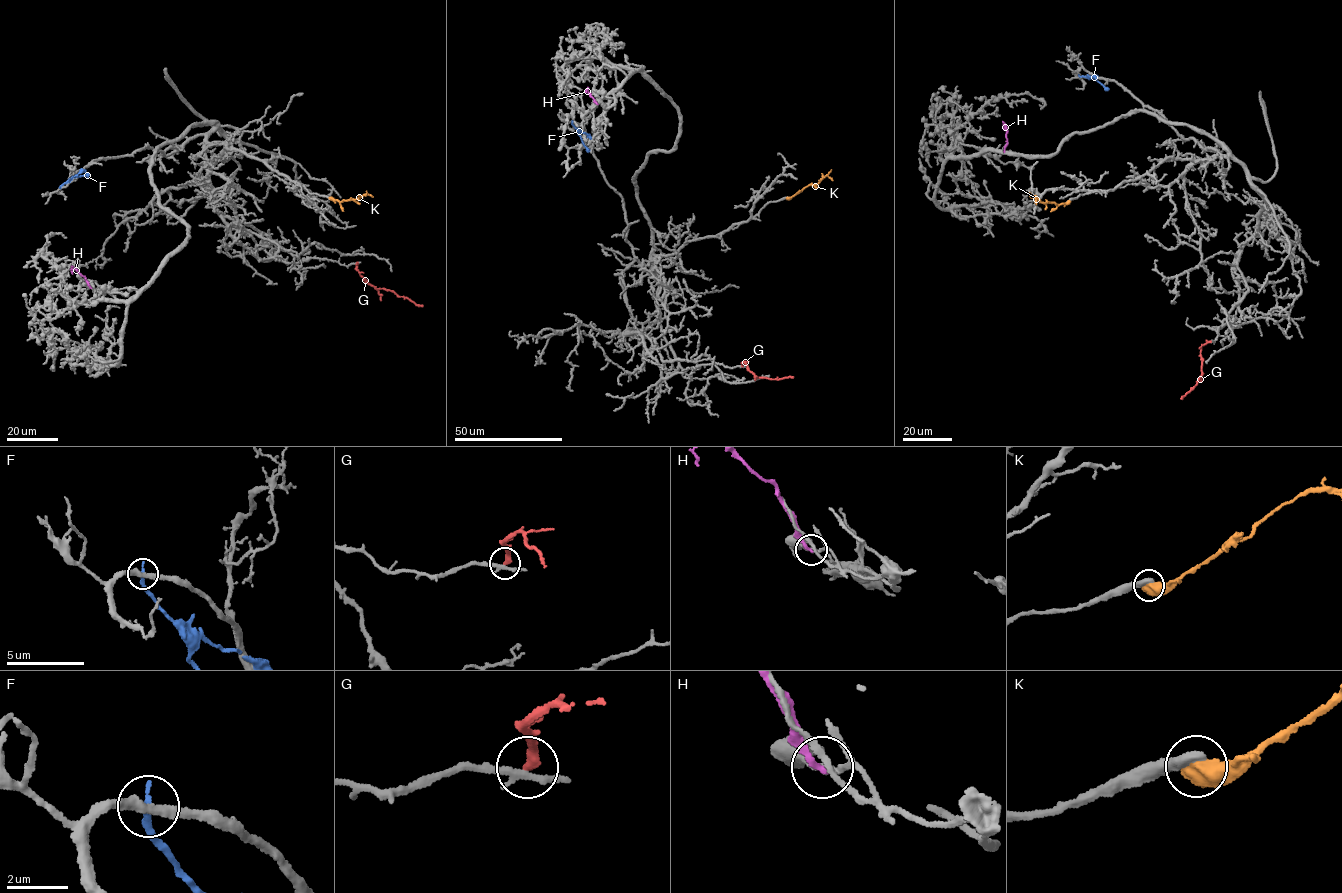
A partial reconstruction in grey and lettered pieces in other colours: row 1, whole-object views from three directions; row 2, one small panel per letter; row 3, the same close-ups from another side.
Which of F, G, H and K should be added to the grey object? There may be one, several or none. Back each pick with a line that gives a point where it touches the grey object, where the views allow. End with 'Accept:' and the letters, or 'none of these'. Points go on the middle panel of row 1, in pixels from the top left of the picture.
G: contact (742, 366)
Accept: G

